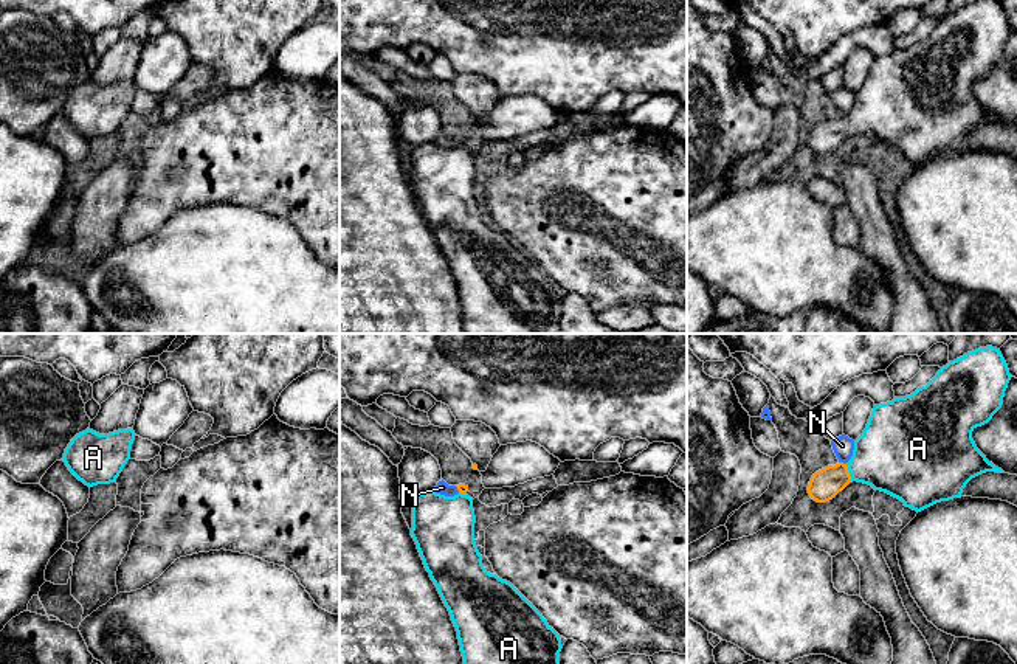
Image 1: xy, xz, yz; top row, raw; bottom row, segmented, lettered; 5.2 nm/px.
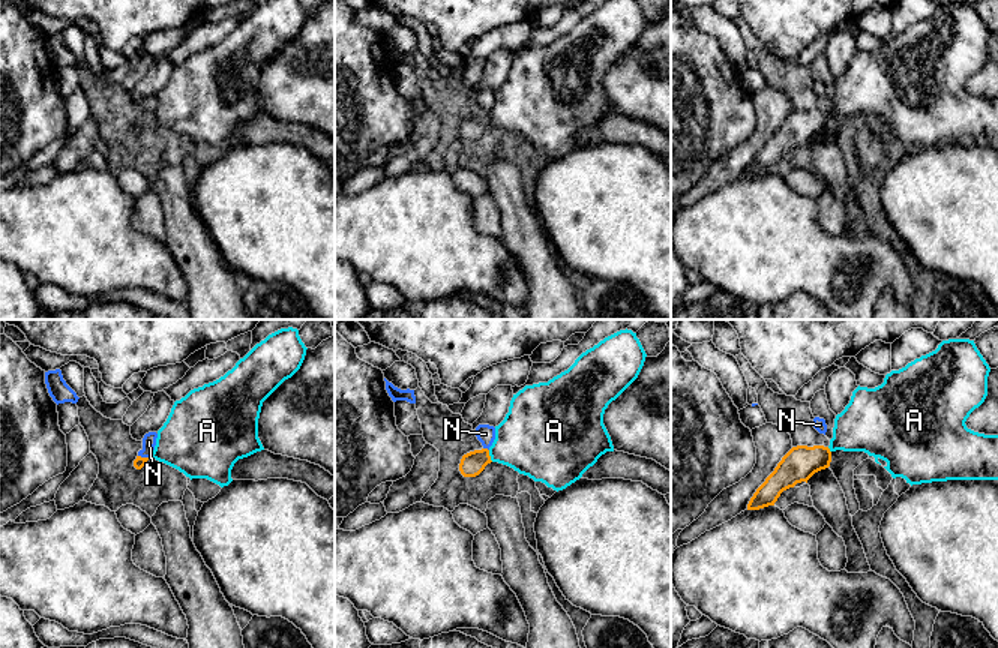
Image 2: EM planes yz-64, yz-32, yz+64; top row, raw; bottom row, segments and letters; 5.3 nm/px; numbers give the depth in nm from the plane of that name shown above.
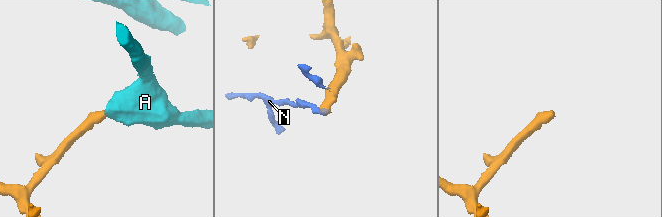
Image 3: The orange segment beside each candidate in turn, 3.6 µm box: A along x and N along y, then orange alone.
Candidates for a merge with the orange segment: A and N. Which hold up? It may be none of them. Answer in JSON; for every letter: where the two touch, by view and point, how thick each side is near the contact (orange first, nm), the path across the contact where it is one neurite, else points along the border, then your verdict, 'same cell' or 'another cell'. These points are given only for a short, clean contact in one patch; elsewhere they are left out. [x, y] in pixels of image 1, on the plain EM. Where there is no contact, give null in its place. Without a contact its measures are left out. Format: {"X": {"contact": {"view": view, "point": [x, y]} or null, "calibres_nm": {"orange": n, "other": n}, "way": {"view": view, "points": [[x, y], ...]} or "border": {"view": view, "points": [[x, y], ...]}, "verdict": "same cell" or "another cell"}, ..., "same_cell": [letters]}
{"A": {"contact": {"view": "yz", "point": [848, 126]}, "calibres_nm": {"orange": 160, "other": 380}, "way": {"view": "yz", "points": [[825, 137], [848, 126], [892, 107]]}, "verdict": "same cell"}, "N": {"contact": {"view": "yz", "point": [842, 115]}, "calibres_nm": {"orange": 160, "other": 110}, "border": {"view": "yz", "points": [[839, 114], [845, 117]]}, "verdict": "another cell"}, "same_cell": ["A"]}

